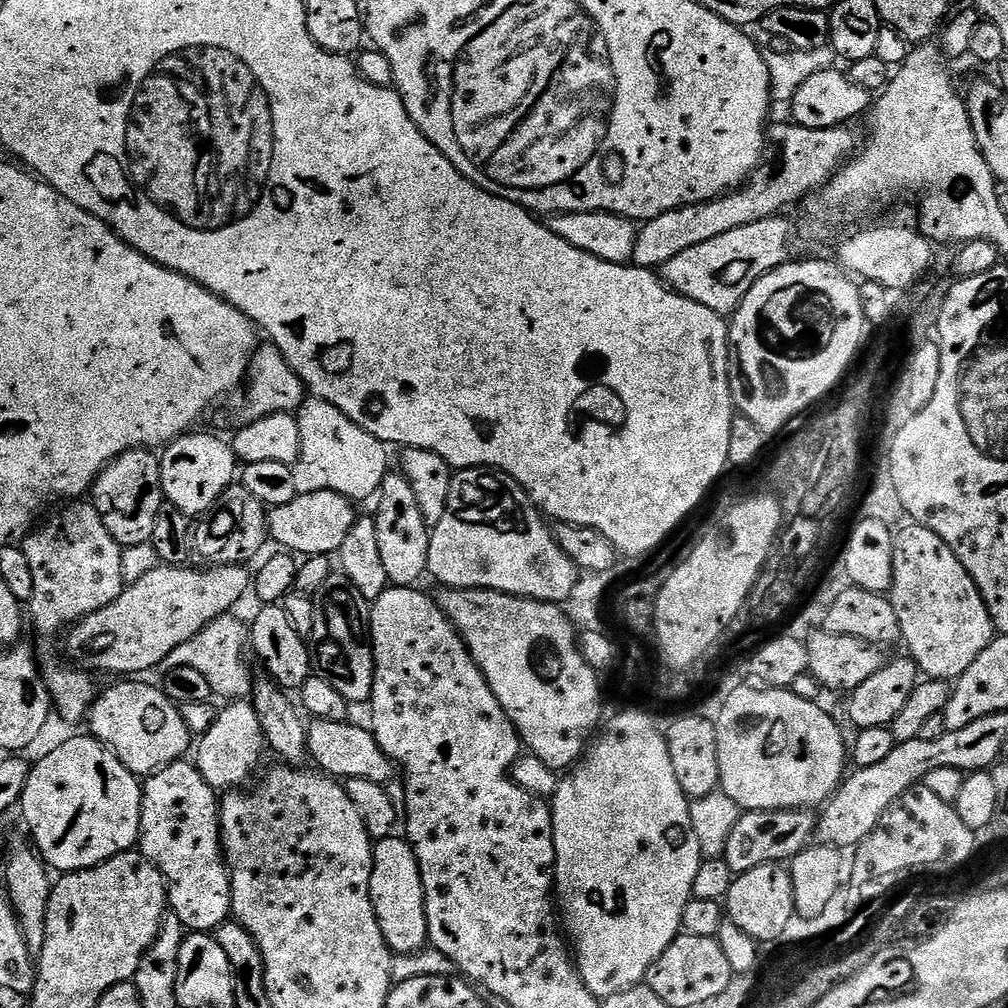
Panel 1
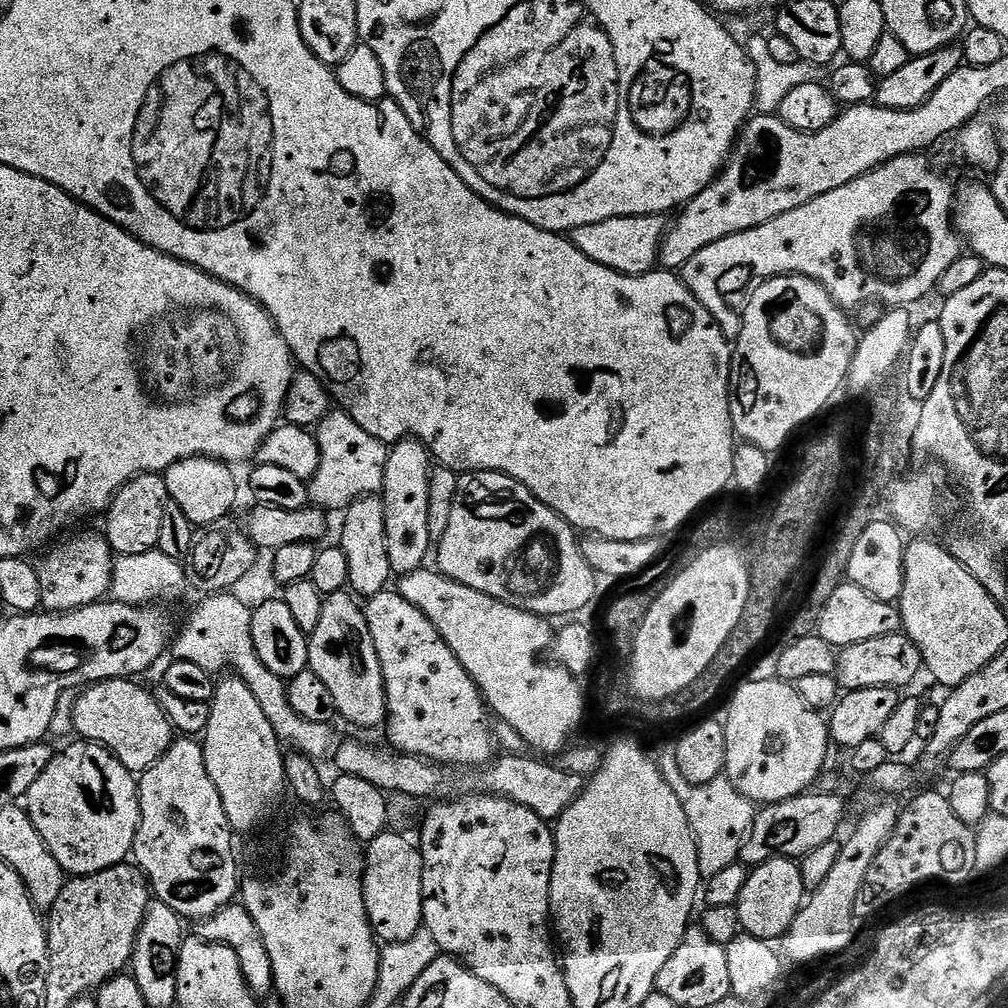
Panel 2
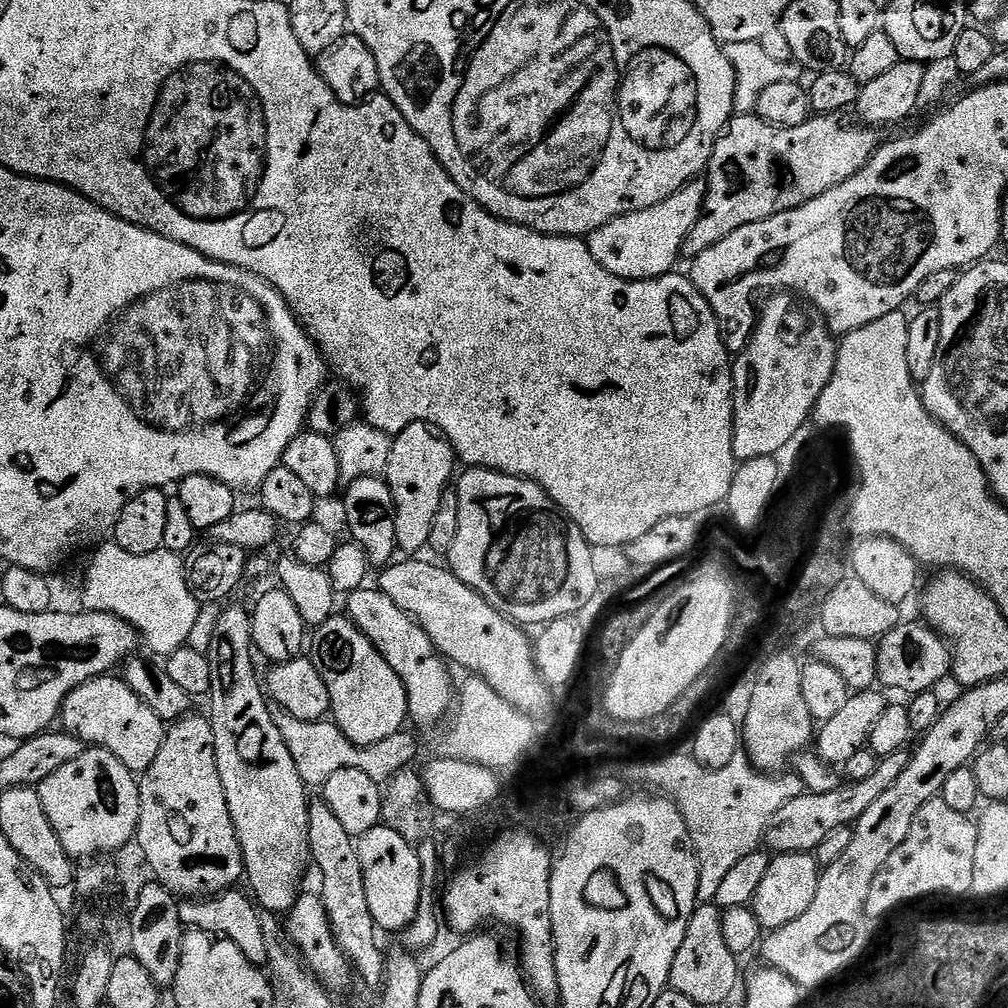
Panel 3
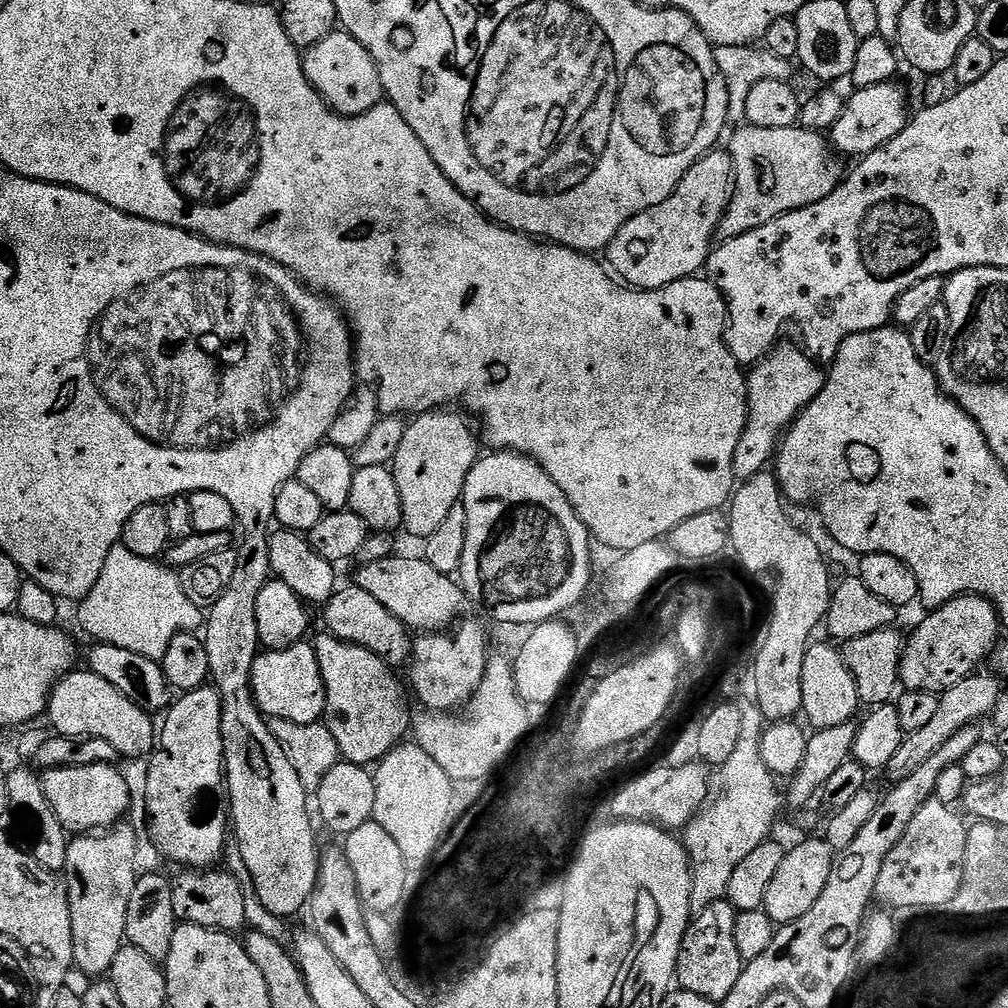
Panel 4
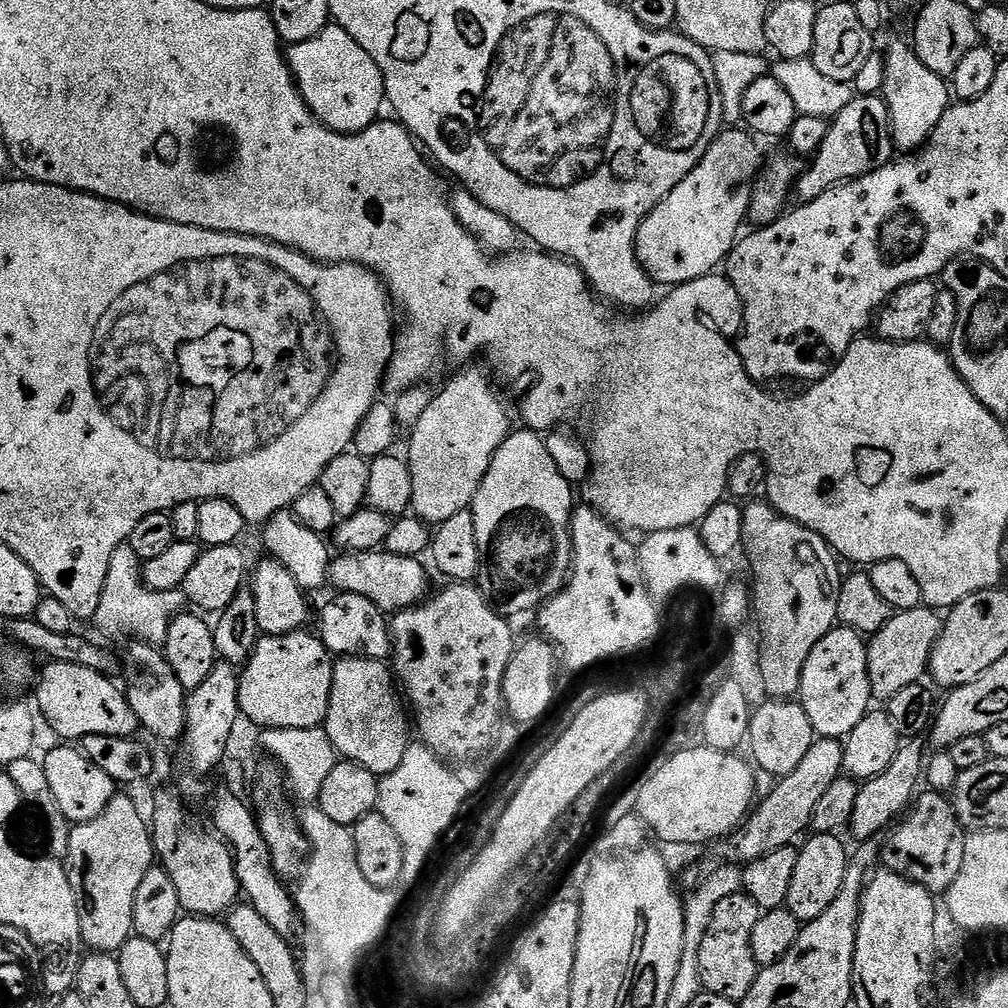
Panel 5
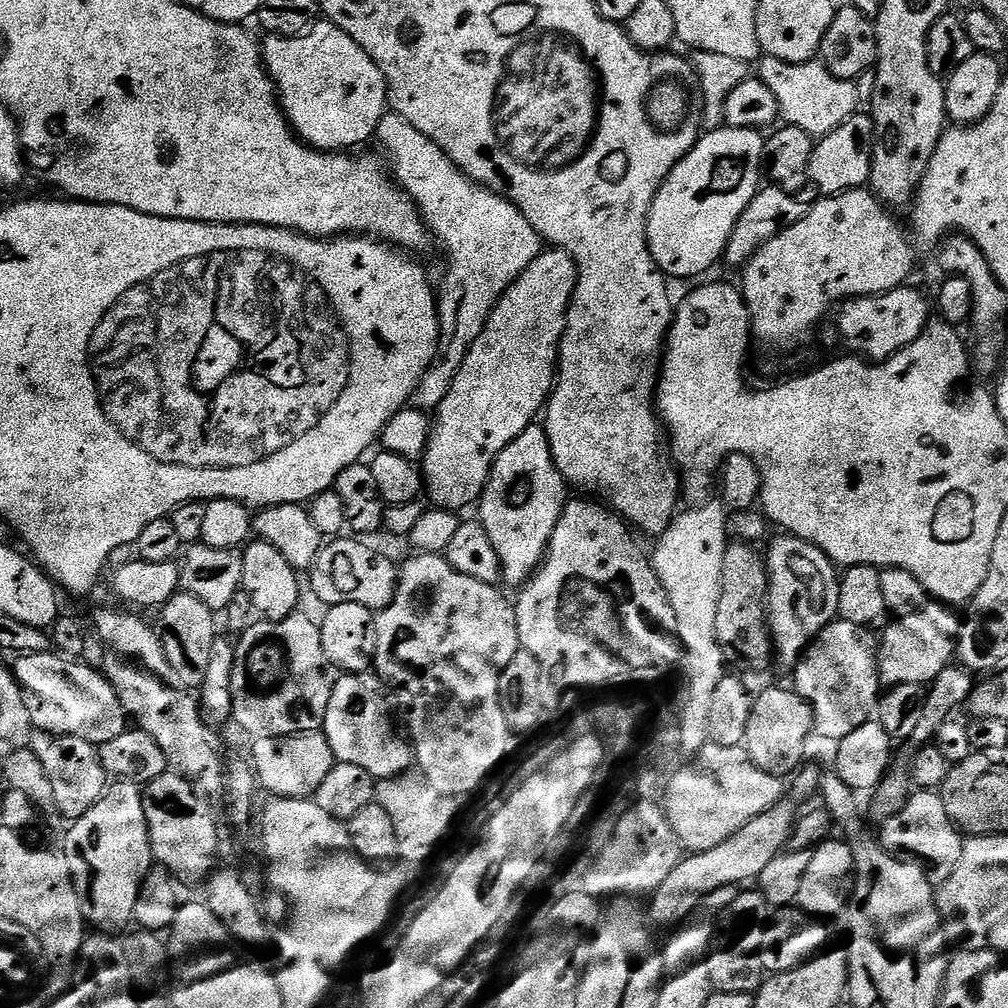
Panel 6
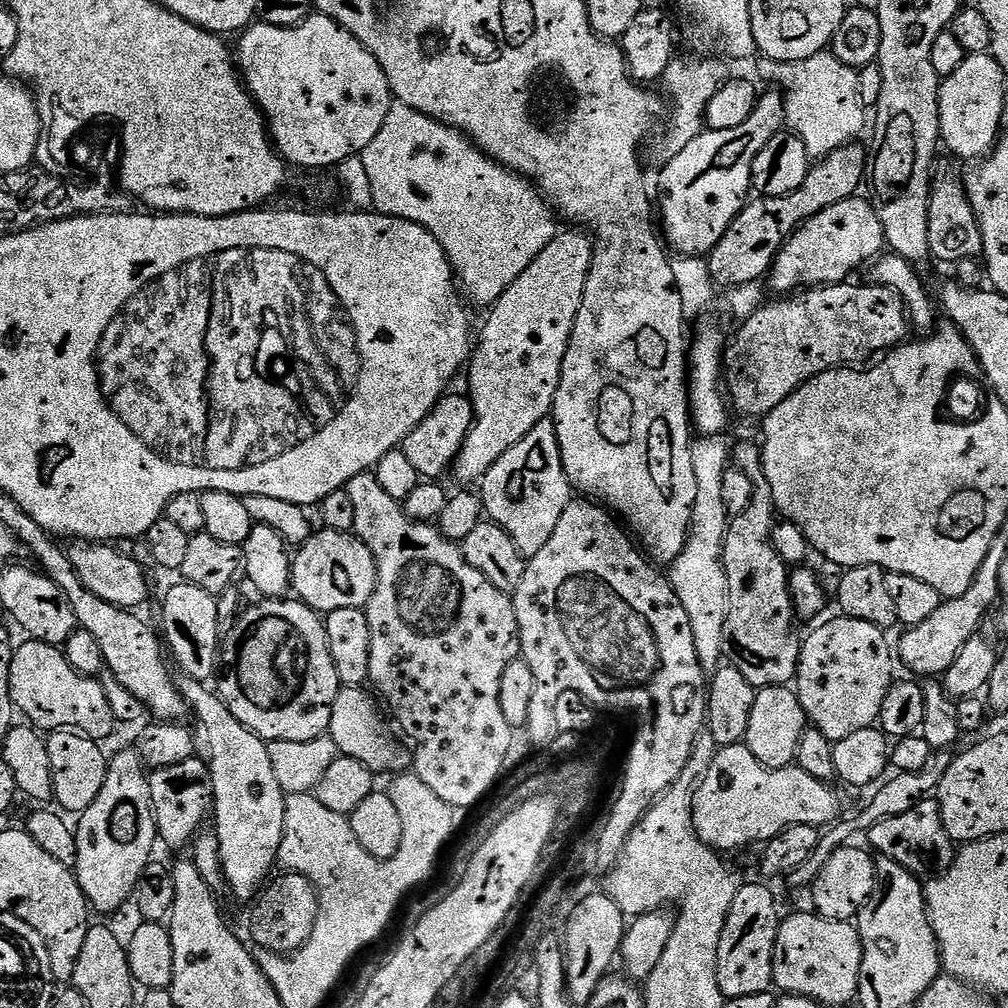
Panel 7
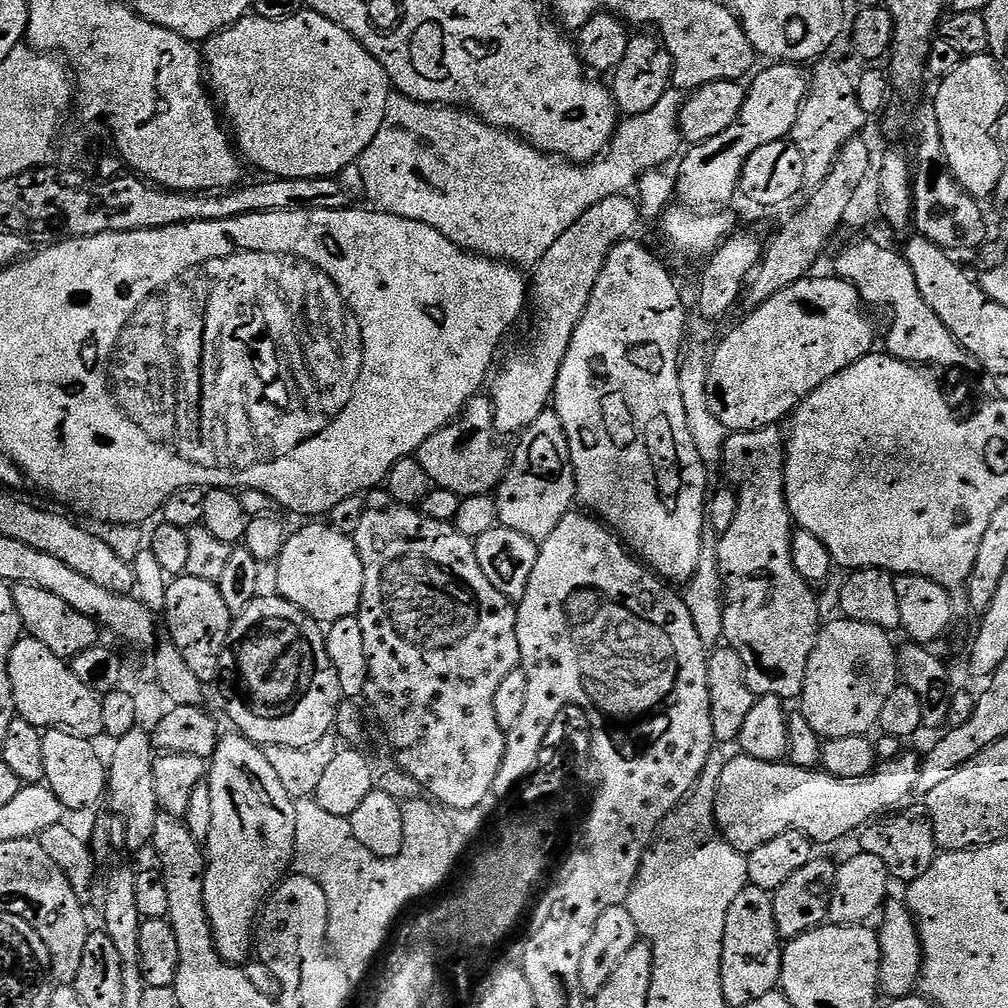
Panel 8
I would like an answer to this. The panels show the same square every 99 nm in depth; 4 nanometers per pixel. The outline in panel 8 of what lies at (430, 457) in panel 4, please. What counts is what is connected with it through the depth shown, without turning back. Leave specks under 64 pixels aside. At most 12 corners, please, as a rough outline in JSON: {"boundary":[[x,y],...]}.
{"boundary":[[631,195],[586,210],[530,276],[540,311],[490,384],[496,431],[549,407],[574,330],[615,244]]}

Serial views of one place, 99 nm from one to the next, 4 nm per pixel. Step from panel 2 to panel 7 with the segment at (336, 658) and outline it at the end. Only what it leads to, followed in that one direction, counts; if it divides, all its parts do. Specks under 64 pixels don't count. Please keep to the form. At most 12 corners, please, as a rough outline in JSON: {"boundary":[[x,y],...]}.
{"boundary":[[341,687],[328,732],[374,774],[407,773],[377,697]]}

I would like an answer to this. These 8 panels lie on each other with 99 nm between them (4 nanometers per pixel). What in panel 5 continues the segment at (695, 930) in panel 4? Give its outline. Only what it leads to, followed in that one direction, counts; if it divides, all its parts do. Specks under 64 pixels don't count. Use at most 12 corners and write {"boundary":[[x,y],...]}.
{"boundary":[[743,890],[722,898],[698,950],[703,991],[737,1002],[758,971],[762,911]]}

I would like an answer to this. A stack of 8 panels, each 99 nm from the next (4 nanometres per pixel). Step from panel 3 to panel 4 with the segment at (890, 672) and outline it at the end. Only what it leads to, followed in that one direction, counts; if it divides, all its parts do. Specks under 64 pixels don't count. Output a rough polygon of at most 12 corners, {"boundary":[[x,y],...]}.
{"boundary":[[956,596],[907,637],[900,682],[943,694],[1001,643],[985,596]]}

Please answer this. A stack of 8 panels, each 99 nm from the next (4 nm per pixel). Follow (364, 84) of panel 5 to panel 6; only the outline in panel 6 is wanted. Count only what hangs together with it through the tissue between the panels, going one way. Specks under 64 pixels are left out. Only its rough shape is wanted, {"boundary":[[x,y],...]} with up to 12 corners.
{"boundary":[[331,20],[265,35],[299,139],[356,150],[386,114],[382,70]]}

